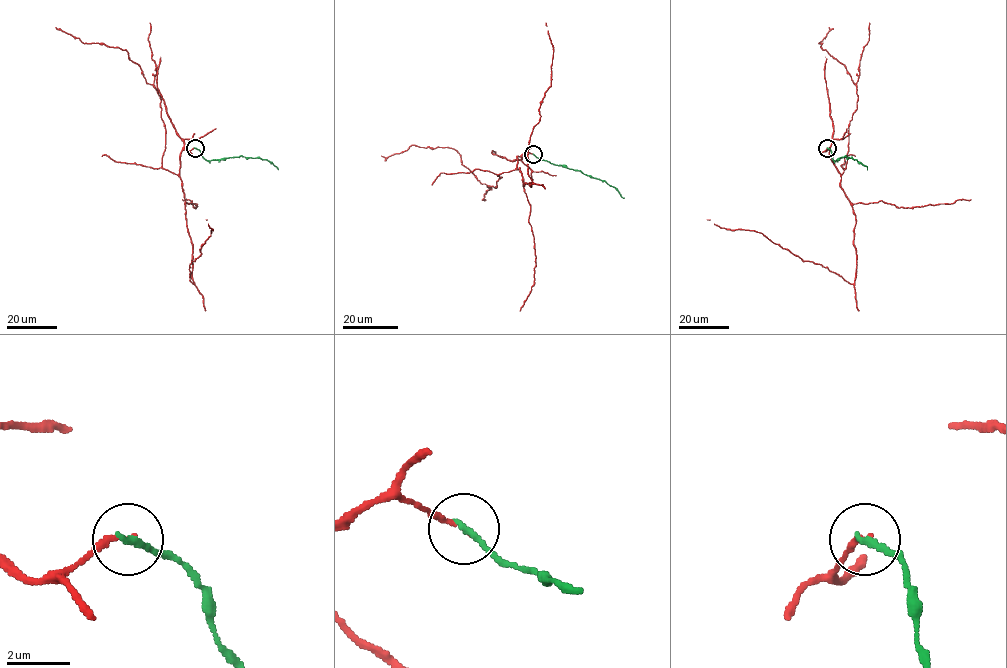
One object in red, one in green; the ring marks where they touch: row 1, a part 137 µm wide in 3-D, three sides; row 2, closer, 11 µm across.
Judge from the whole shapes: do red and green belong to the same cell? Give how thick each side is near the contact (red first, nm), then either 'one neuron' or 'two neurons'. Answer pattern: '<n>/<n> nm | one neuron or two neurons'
140/200 nm | two neurons

